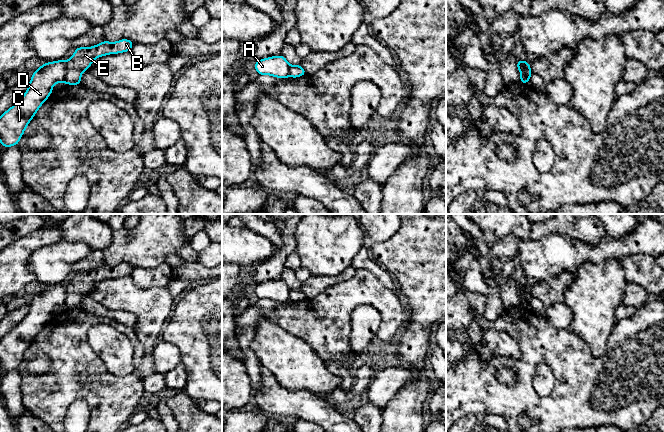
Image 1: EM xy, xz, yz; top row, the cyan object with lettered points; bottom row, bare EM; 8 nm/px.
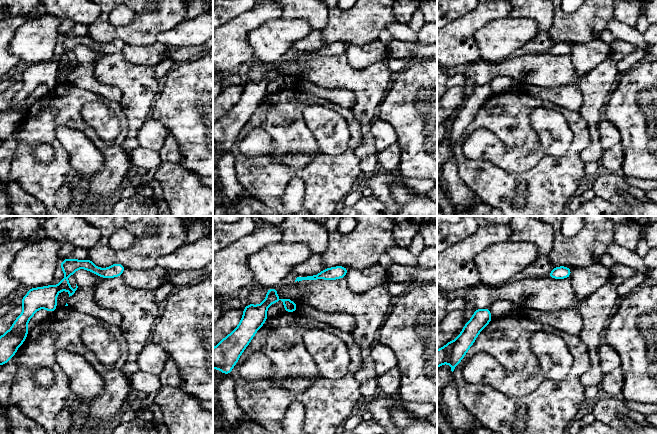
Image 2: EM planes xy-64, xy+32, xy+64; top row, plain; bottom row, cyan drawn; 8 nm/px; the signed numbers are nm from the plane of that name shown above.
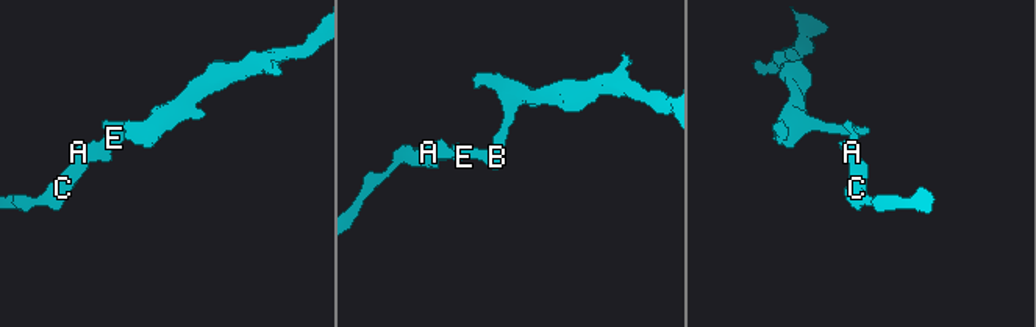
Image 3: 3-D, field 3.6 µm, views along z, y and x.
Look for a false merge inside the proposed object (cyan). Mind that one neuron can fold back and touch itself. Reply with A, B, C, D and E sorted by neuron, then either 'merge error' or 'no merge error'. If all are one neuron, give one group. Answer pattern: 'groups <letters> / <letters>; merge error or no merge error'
groups A C D / B E; merge error

